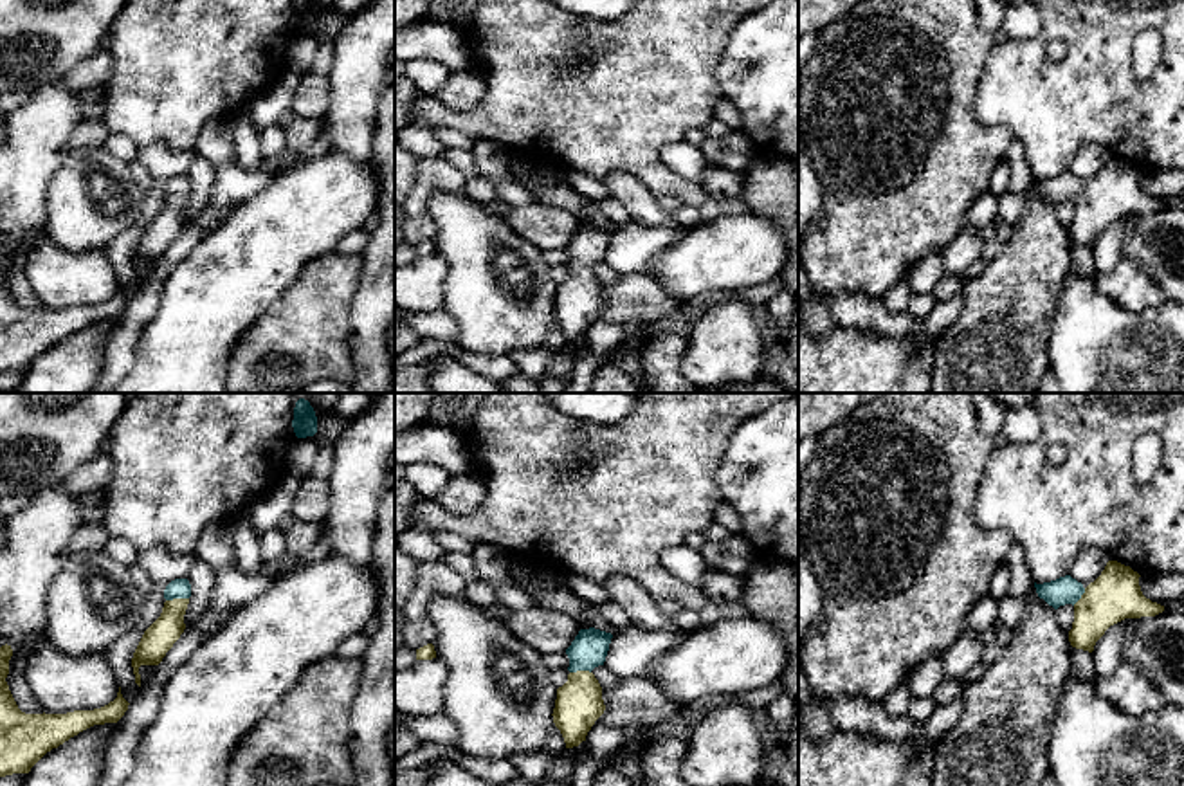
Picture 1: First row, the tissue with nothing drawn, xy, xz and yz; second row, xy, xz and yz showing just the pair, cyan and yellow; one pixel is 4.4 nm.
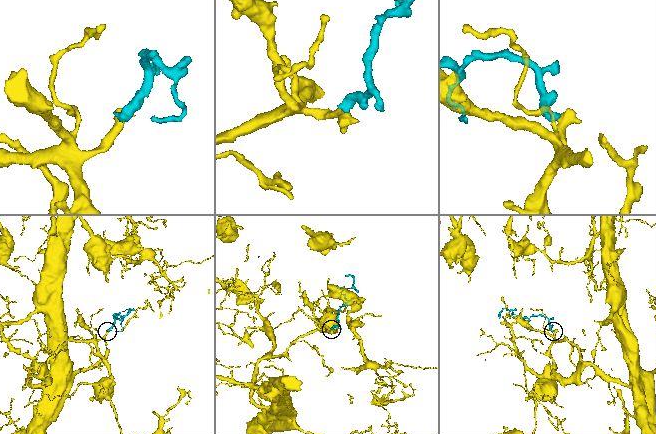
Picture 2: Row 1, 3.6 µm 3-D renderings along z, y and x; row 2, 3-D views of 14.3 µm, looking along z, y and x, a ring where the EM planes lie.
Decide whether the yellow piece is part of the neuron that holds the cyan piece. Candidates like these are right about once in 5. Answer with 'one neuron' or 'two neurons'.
one neuron

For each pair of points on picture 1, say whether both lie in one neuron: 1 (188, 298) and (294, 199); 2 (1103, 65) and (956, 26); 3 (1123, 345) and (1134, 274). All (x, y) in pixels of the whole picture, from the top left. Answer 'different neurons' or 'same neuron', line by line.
1: same neuron
2: different neurons
3: different neurons

